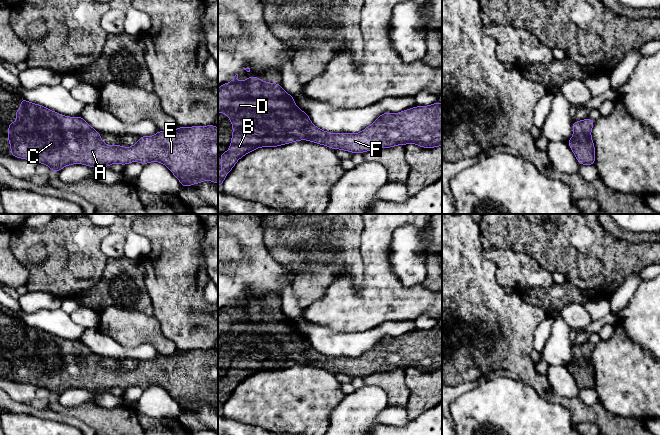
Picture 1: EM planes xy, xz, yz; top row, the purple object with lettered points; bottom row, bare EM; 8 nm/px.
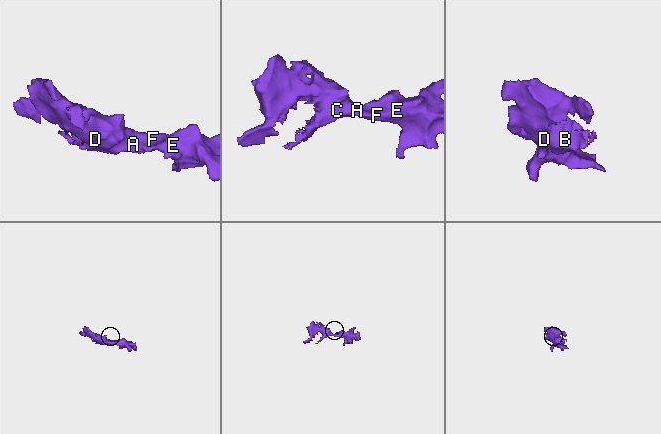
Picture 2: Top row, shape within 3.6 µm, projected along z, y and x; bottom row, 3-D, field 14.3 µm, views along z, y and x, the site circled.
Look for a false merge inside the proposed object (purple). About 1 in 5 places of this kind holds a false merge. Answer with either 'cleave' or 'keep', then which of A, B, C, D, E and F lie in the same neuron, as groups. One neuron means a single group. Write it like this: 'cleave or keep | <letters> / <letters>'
keep | A B C D E F

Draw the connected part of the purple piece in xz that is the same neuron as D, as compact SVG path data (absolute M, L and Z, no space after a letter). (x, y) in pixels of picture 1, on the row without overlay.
M238 298L218 312L218 337L226 337L233 350L229 374L219 378L221 396L218 398L218 411L240 382L261 371L278 371L301 364L350 377L405 370L408 367L422 372L442 370L441 326L412 331L399 337L382 337L360 357L330 357L316 351L307 337L298 332L293 320L284 315L281 308L262 305L254 300L248 301L245 305L237 305L237 302Z

